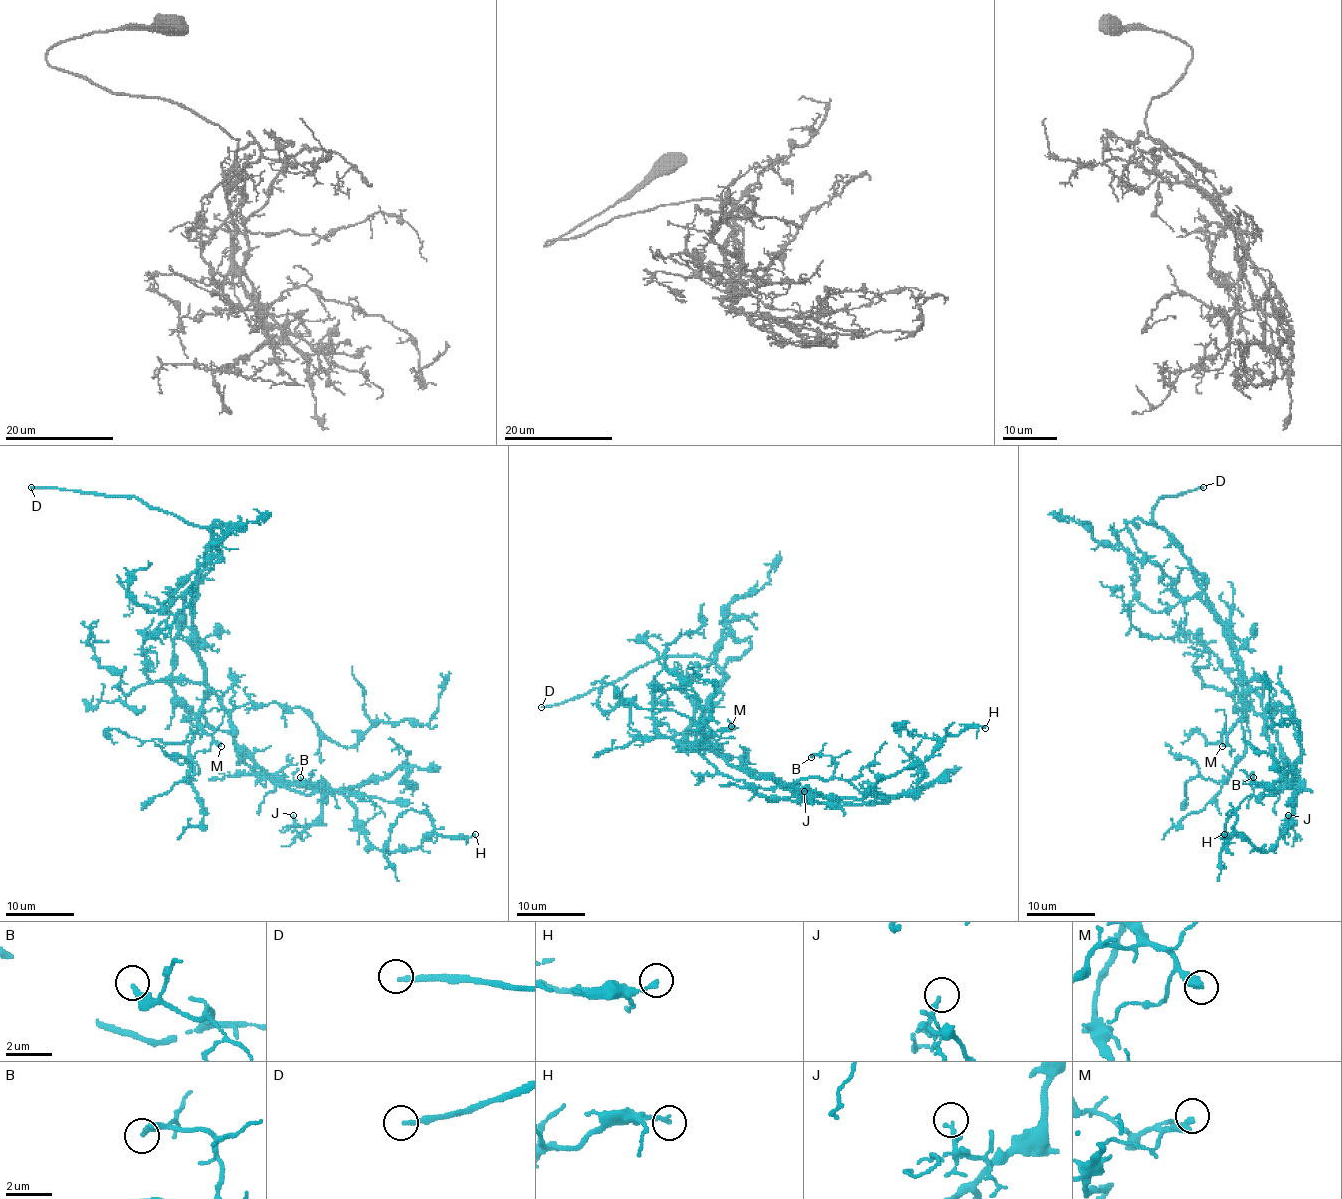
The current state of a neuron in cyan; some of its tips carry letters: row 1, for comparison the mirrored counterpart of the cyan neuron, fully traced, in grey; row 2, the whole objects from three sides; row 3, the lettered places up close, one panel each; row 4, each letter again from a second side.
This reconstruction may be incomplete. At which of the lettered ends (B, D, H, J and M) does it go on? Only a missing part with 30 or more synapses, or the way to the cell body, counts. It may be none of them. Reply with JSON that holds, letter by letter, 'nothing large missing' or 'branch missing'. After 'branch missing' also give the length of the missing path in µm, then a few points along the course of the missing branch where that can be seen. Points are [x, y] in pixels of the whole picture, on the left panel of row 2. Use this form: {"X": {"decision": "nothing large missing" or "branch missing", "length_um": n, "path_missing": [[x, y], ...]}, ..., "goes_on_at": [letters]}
{"B": {"decision": "nothing large missing"}, "D": {"decision": "branch missing", "length_um": 45}, "H": {"decision": "nothing large missing"}, "J": {"decision": "nothing large missing"}, "M": {"decision": "branch missing", "length_um": 15, "path_missing": [[221, 746], [236, 770], [229, 785], [247, 813]]}, "goes_on_at": ["D", "M"]}

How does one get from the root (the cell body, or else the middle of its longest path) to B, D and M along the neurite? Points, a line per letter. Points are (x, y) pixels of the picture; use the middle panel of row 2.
B: (740, 769), (773, 778), (781, 785), (802, 778), (828, 779), (835, 769), (833, 759), (811, 757)
D: (740, 769), (703, 731), (703, 709), (722, 686), (722, 672), (695, 655), (660, 657), (541, 707)
M: (740, 769), (731, 766), (709, 743), (717, 731), (726, 731), (731, 726)

